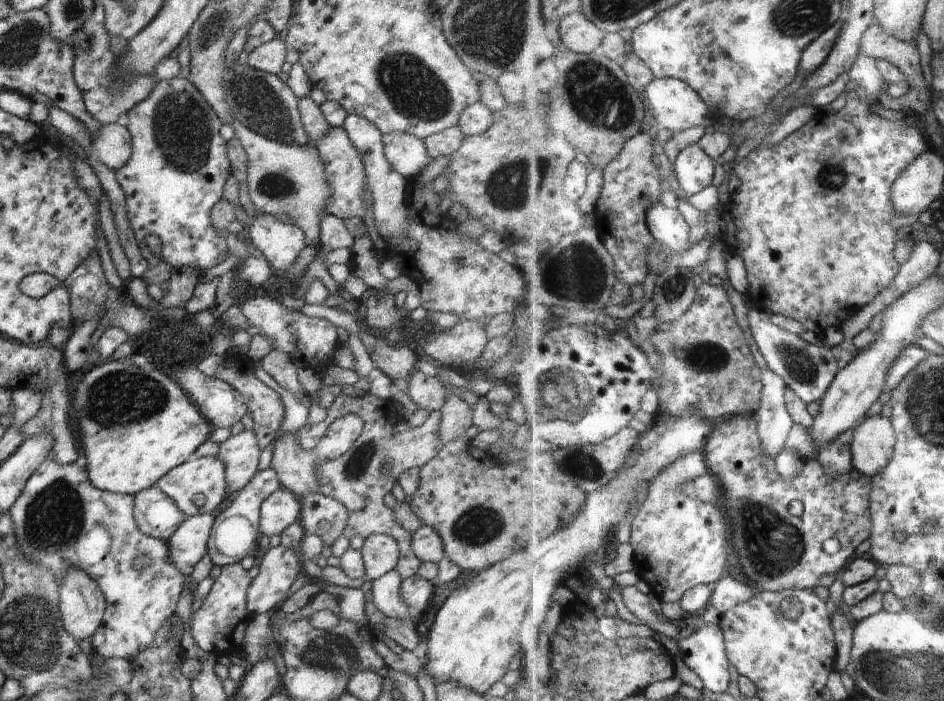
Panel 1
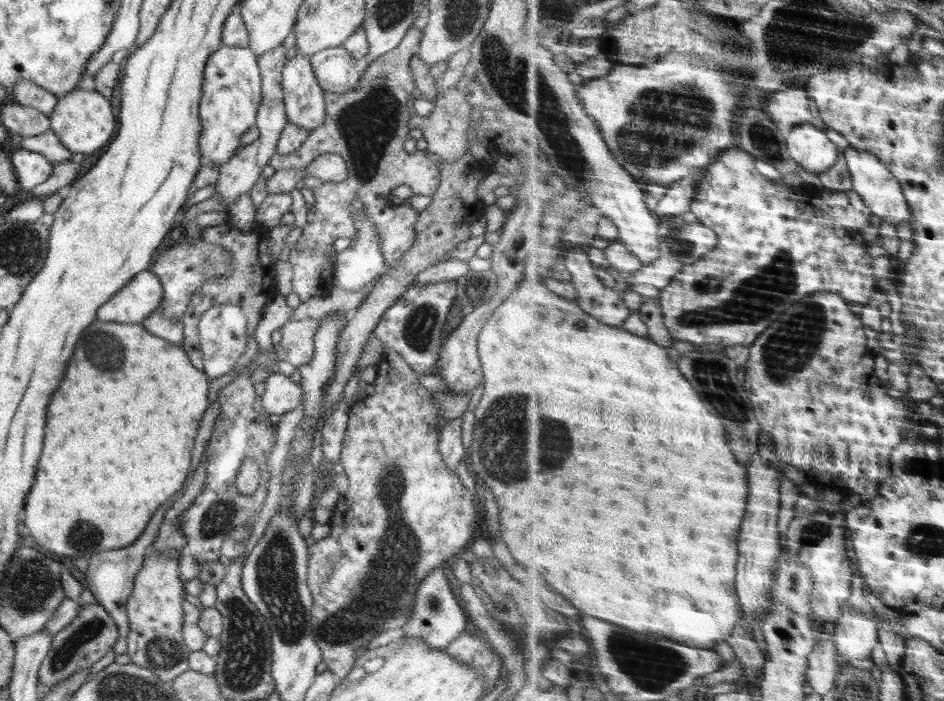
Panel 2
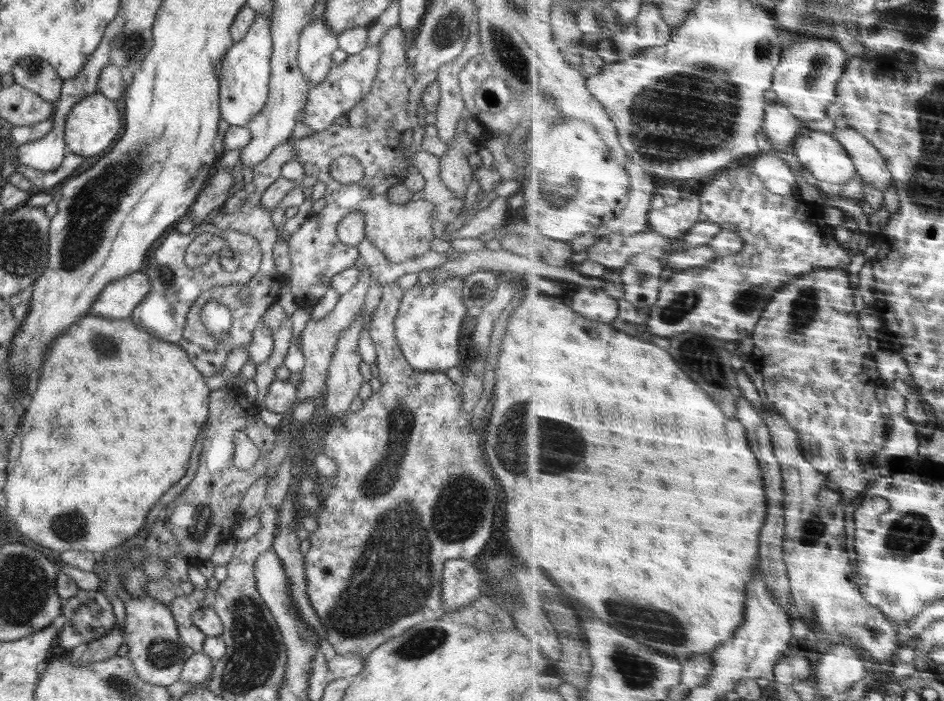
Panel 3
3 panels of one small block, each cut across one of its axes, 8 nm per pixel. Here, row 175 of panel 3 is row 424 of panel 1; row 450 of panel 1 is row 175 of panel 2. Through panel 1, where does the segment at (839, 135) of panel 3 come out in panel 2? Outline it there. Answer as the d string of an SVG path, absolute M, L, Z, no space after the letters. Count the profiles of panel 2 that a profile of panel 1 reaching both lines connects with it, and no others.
M853 145L844 150L844 156L847 158L846 164L850 168L851 174L855 182L854 189L860 193L860 196L866 201L866 204L873 209L873 213L881 219L893 224L895 227L904 224L904 222L912 223L913 212L910 208L909 200L906 198L905 188L899 178L890 171L890 166L886 165L879 156L867 150L860 150Z

